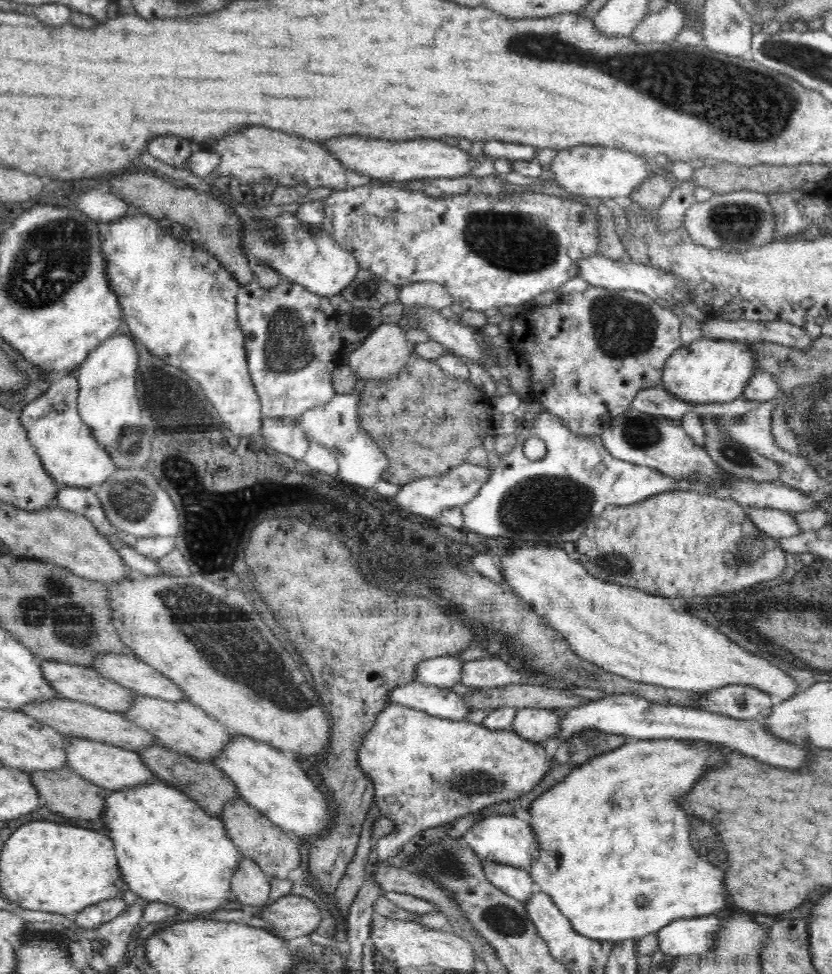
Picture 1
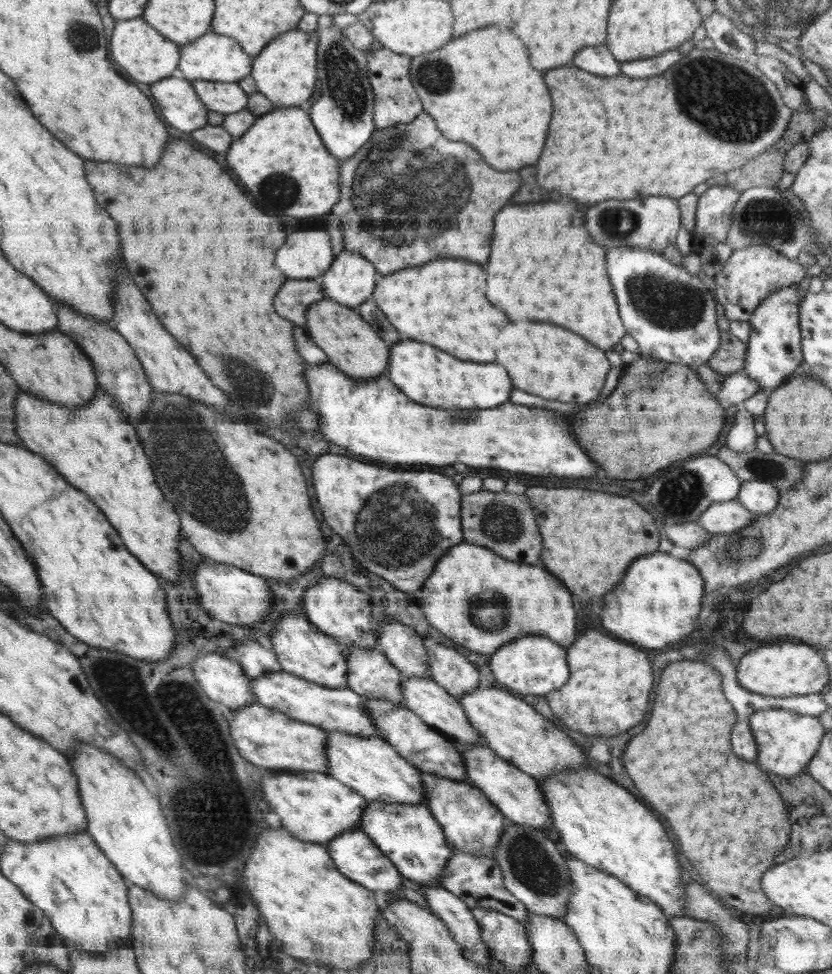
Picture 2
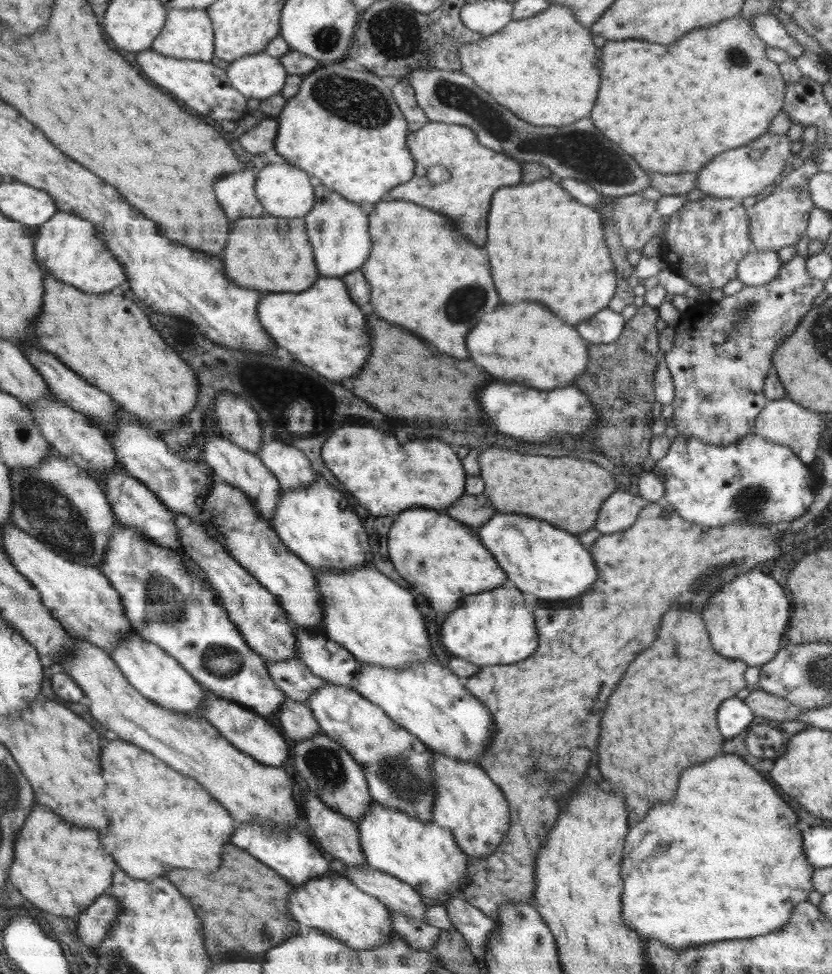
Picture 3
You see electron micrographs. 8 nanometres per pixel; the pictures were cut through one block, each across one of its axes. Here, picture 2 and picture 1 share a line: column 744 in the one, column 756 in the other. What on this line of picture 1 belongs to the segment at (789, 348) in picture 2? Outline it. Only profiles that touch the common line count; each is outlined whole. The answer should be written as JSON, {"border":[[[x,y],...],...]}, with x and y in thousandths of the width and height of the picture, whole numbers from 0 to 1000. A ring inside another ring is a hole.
{"border":[[[843,347],[811,359],[800,370],[793,396],[810,408],[837,416],[876,414],[893,408],[894,396],[910,381],[909,367],[899,352]]]}

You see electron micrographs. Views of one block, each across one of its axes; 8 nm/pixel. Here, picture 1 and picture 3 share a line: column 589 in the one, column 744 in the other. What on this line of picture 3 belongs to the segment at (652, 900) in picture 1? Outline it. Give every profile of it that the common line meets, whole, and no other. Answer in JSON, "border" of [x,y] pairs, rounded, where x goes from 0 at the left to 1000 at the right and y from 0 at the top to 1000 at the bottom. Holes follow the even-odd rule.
{"border":[[[873,774],[865,778],[856,778],[853,782],[846,782],[841,786],[827,789],[817,797],[815,811],[813,811],[813,817],[808,823],[786,825],[781,836],[776,836],[776,840],[762,845],[762,847],[756,847],[755,856],[750,863],[748,890],[745,890],[745,901],[748,901],[748,909],[750,910],[746,920],[748,947],[752,949],[752,953],[760,953],[773,965],[787,964],[805,974],[822,974],[859,966],[907,962],[938,954],[950,943],[950,937],[957,928],[971,924],[971,920],[977,914],[975,902],[981,891],[966,879],[964,855],[957,842],[959,842],[958,837],[933,815],[930,808],[925,807],[924,803],[892,778]]]}

